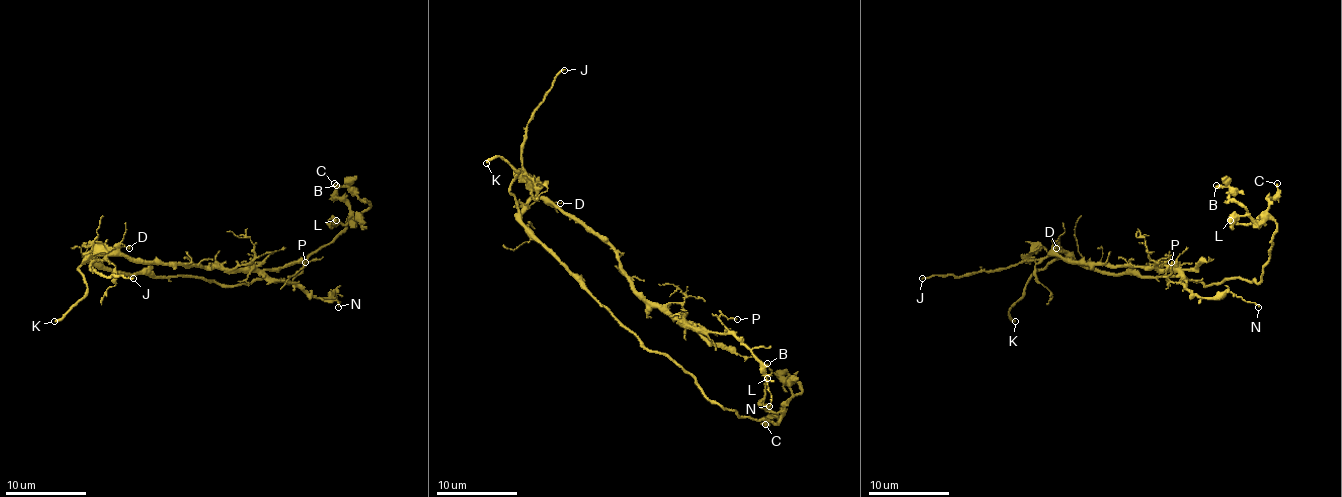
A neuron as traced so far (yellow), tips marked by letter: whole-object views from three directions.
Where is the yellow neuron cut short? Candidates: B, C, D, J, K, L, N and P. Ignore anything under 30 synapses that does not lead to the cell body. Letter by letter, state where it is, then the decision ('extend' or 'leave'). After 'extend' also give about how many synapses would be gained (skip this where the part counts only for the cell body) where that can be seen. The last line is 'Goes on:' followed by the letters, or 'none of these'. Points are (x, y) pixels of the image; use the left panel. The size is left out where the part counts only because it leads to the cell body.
B: at (336, 185); leave
C: at (334, 183); leave
D: at (129, 248); leave
J: at (133, 278); leave
K: at (54, 321); extend
L: at (336, 220); leave
N: at (338, 307); leave
P: at (305, 262); leave
Goes on: K

